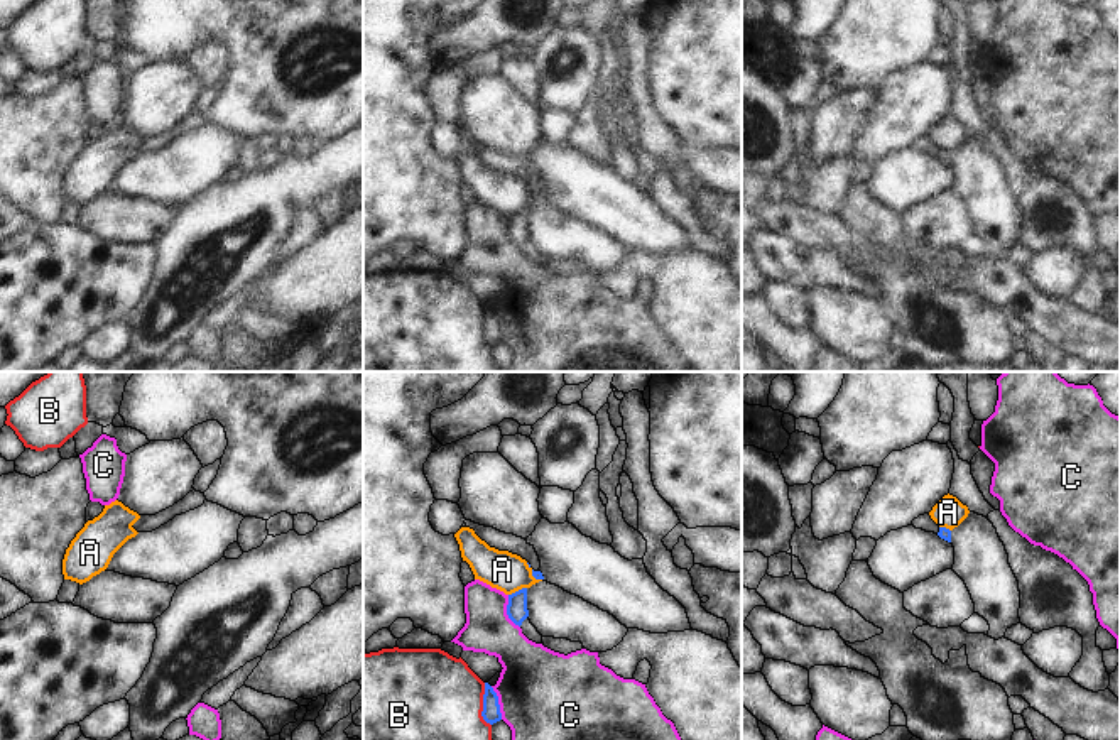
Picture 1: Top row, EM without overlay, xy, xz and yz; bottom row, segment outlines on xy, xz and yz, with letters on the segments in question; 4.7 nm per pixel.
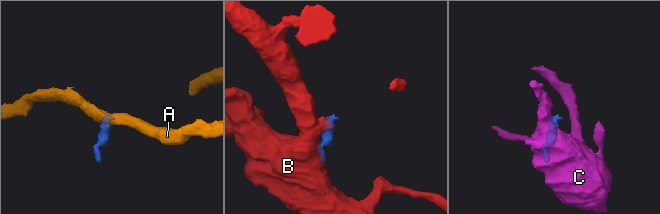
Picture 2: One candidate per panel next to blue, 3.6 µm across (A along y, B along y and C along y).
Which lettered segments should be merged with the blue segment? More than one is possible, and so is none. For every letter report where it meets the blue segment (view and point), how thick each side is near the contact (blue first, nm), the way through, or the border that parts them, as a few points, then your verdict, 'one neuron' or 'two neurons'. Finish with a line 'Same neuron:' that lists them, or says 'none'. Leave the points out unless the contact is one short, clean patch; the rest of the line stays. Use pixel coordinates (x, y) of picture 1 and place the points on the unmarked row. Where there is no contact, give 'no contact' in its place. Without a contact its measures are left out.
A: meets blue in xz at (519, 212); 100 nm thick on the blue side, 190 nm on the other; border along xz (526, 208), (509, 217); two neurons
B: meets blue in xz at (483, 326); 90 nm thick on the blue side, 480 nm on the other; border along xz (483, 304), (482, 338), (490, 347); two neurons
C: meets blue in xz at (507, 233); 100 nm thick on the blue side, 220 nm on the other; two neurons
Same neuron: none

